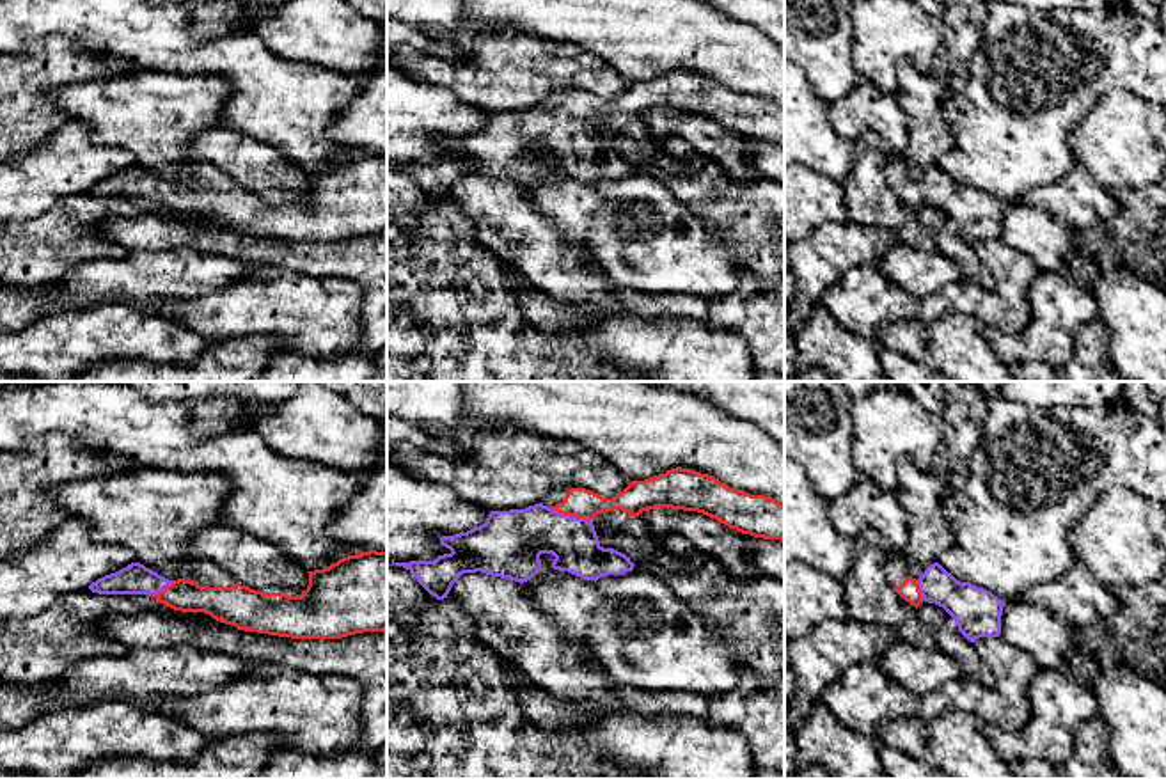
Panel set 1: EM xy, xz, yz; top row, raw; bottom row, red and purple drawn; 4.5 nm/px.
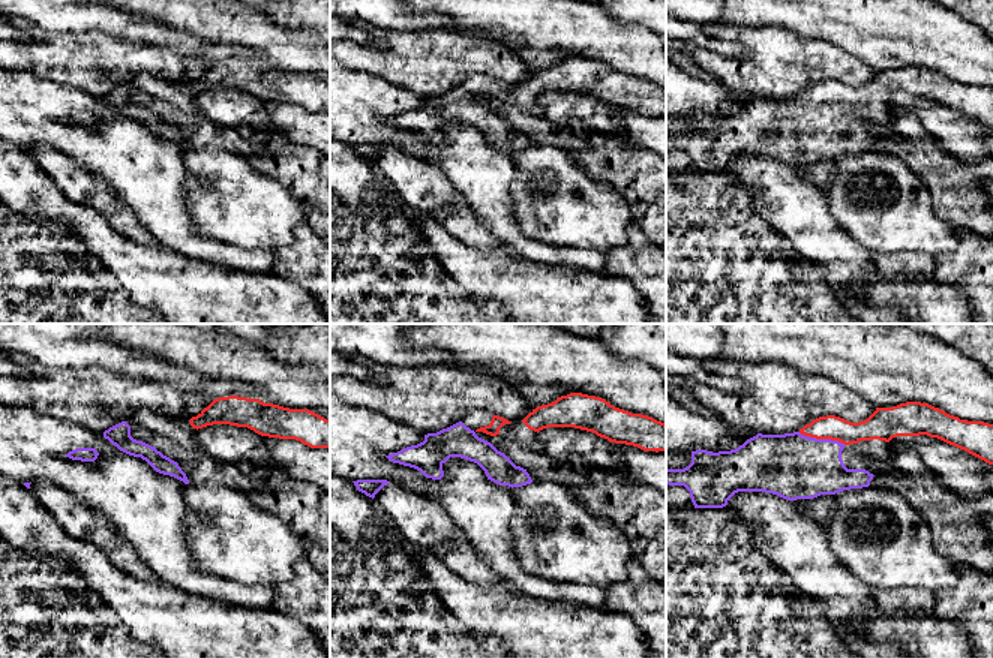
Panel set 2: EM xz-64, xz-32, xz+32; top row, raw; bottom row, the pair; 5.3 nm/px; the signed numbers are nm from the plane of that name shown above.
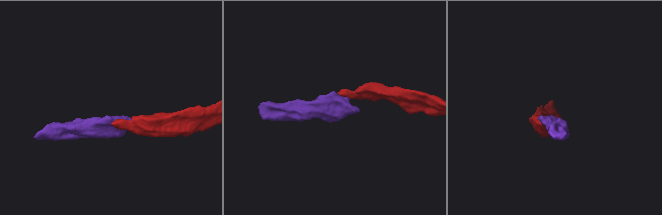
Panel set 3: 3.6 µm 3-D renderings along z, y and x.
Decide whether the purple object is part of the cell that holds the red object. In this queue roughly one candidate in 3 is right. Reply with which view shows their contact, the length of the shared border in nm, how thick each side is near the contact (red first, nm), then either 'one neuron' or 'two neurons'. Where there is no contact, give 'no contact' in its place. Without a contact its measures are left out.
meets red in xz; contact 200 nm long; 140 nm thick on the red side, 240 nm on the other; one neuron

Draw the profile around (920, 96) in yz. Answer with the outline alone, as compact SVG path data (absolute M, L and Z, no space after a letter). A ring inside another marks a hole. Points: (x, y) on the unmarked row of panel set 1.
M898 64L894 99L905 115L909 179L919 181L925 172L953 147L953 135L942 119L948 83L944 78L919 73L912 64Z

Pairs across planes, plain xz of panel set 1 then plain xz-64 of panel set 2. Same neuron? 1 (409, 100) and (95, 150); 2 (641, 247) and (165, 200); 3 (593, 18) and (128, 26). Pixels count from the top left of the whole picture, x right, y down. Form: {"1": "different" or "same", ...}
{"1": "same", "2": "different", "3": "different"}

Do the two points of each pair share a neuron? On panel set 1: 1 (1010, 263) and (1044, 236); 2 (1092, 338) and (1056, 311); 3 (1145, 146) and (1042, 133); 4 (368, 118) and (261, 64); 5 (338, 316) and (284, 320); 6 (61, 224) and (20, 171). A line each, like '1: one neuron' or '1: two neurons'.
1: two neurons
2: two neurons
3: two neurons
4: two neurons
5: one neuron
6: two neurons

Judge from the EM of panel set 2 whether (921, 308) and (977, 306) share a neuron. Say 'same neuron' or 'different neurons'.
different neurons

